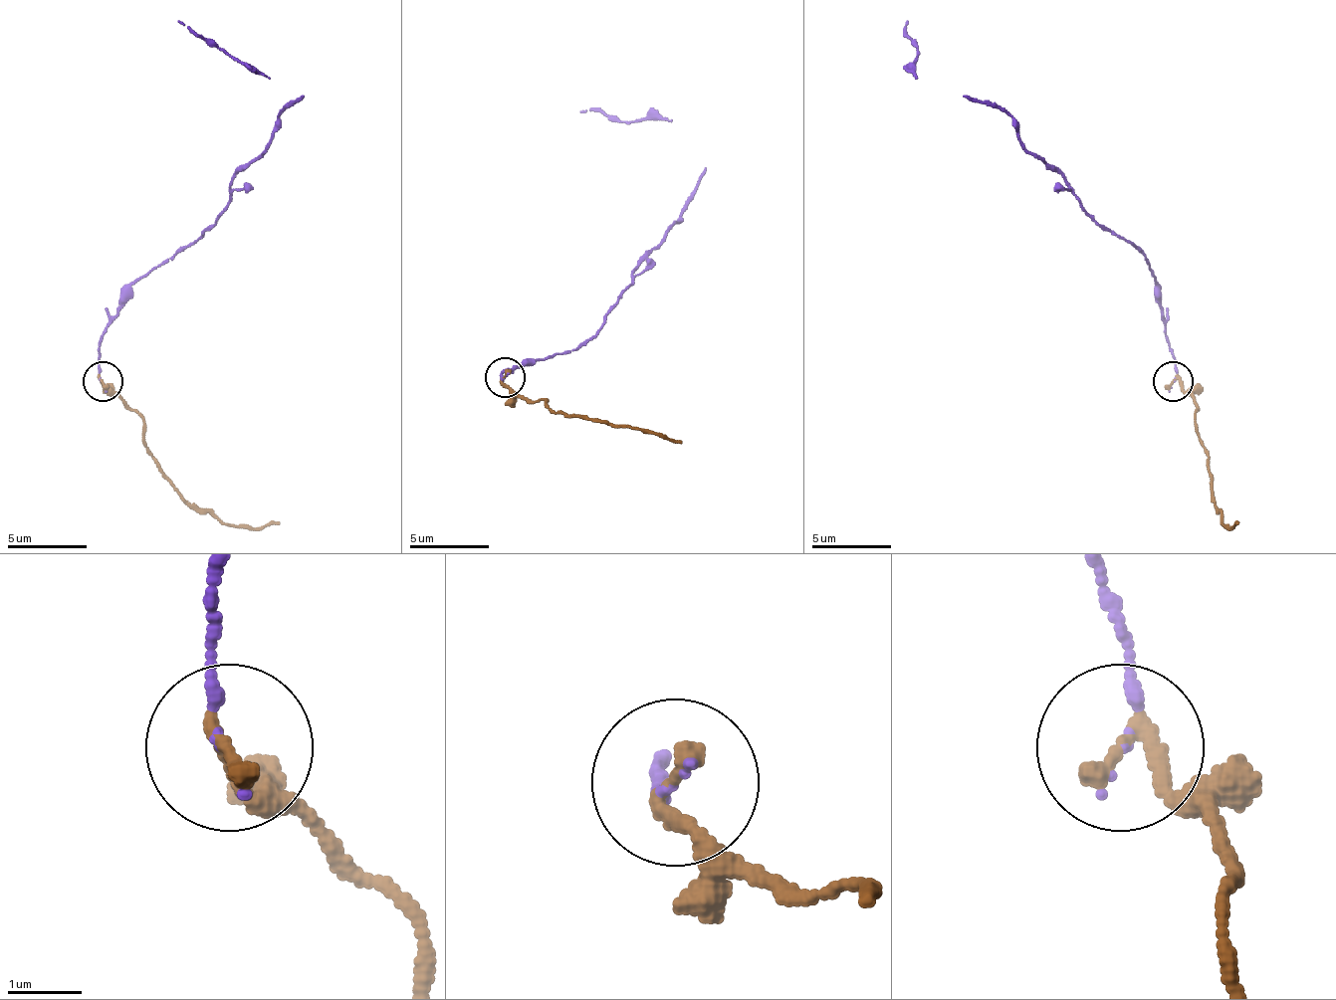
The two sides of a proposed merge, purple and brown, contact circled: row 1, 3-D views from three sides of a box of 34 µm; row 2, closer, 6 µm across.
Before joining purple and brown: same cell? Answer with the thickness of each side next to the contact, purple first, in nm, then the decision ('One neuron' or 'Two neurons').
Thickness 70 nm (purple) against 280 nm. One neuron

